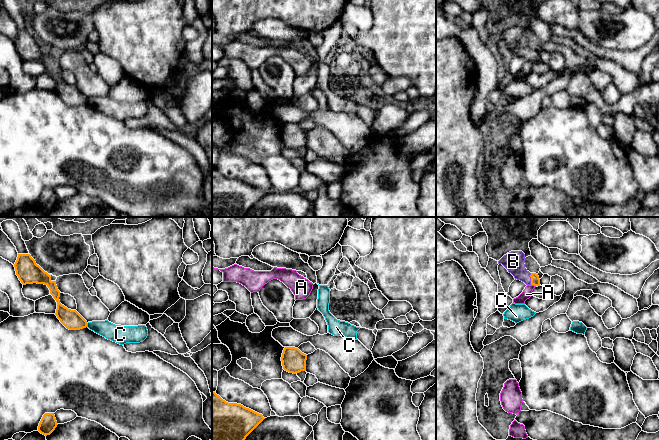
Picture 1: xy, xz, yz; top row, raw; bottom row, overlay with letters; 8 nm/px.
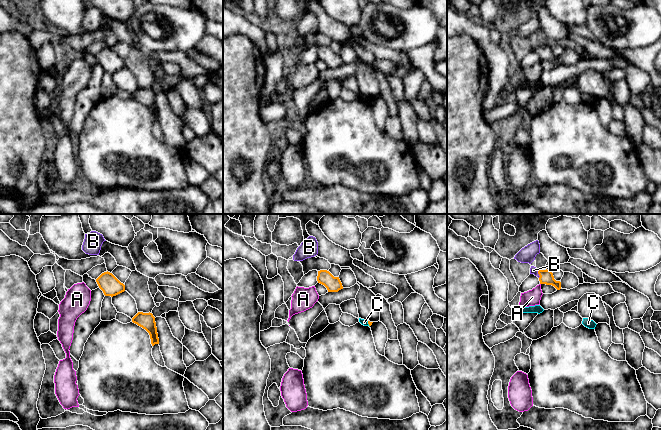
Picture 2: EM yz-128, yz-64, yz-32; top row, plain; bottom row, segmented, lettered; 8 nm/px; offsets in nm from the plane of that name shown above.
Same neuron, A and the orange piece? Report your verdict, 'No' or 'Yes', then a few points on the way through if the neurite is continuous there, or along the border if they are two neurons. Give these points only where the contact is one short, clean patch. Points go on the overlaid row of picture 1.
No. Boundary: yz (531, 284), (535, 286)

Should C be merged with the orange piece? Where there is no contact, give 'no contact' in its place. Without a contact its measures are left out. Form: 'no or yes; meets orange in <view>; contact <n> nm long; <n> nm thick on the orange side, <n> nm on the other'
no; meets orange in xy; contact 30 nm long; 160 nm thick on the orange side, 140 nm on the other

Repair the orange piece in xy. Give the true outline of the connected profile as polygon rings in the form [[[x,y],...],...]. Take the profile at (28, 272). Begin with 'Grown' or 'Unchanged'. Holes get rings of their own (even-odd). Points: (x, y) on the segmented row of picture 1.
Unchanged. [[[18,254],[14,267],[23,285],[37,283],[49,288],[50,294],[57,302],[55,315],[67,329],[80,330],[87,327],[87,321],[76,310],[68,309],[60,303],[60,291],[56,281],[51,280],[51,275],[37,265],[30,254]]]

